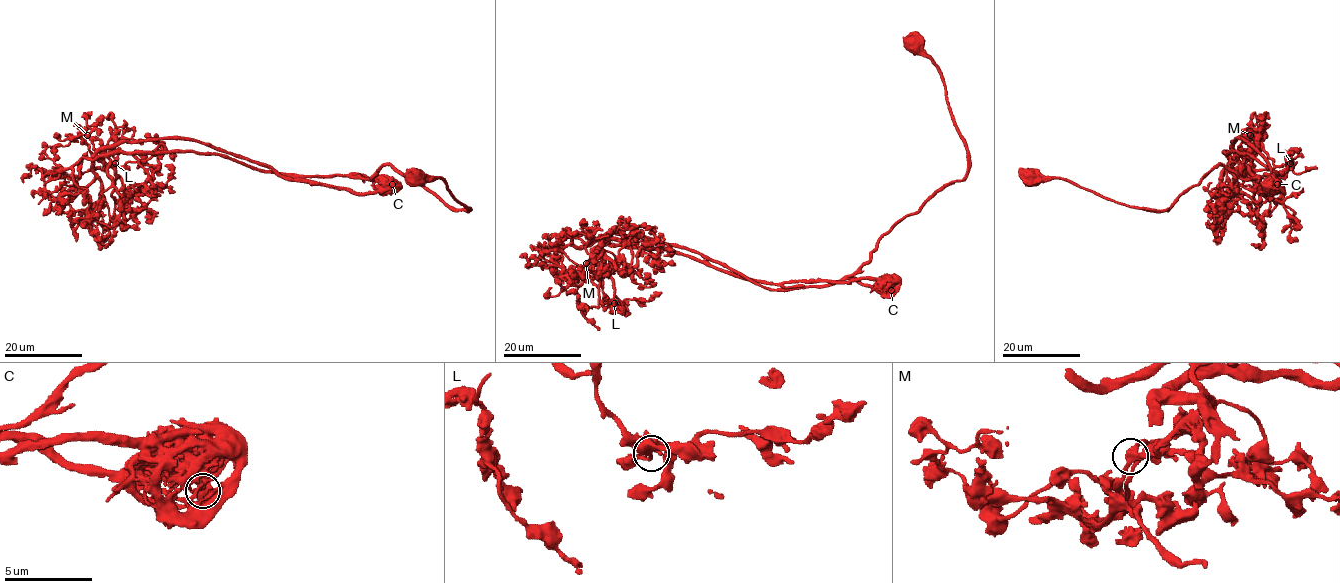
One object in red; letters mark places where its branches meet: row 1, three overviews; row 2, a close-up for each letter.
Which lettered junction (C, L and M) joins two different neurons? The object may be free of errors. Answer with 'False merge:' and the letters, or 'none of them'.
False merge: C

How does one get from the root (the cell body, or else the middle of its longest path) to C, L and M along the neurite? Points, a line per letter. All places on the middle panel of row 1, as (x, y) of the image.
C: (914, 43), (941, 76), (967, 174), (900, 219), (850, 275), (891, 290)
L: (914, 43), (941, 76), (967, 174), (868, 262), (774, 290), (685, 248), (607, 239), (614, 303)
M: (914, 43), (941, 76), (967, 174), (900, 219), (850, 275), (768, 289), (644, 238), (604, 240), (586, 263)

